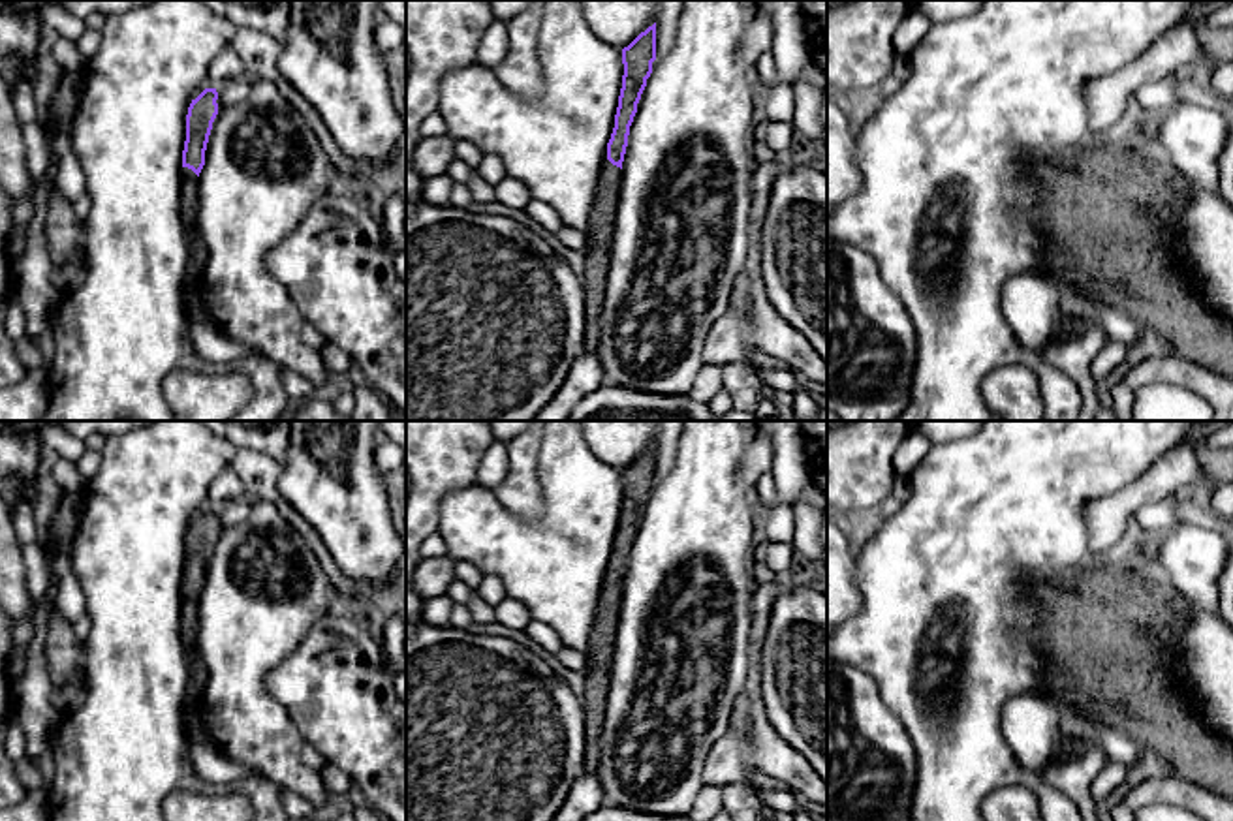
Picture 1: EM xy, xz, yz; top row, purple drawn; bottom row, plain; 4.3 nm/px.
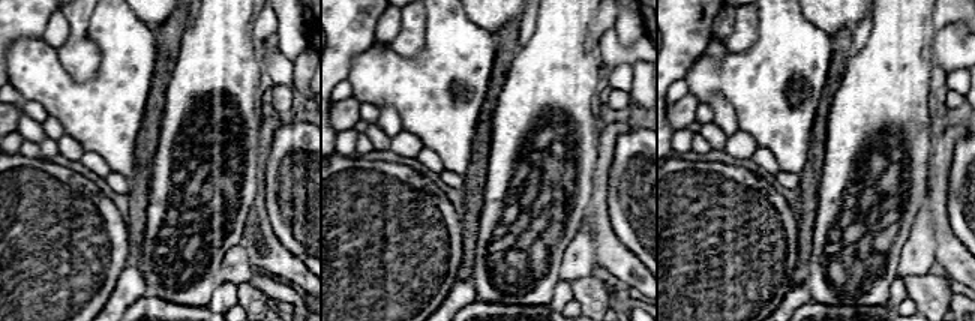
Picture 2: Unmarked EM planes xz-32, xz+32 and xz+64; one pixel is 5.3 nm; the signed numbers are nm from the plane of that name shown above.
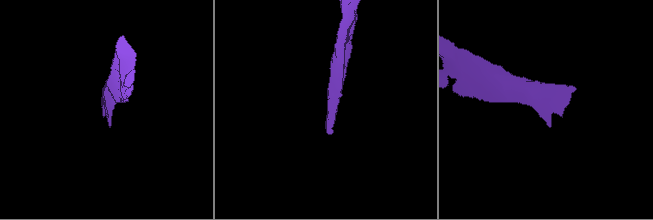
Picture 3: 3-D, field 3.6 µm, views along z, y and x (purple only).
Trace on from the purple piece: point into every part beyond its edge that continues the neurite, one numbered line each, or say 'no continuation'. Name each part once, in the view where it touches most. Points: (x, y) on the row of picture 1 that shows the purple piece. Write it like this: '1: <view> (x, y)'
1: xy (188, 196)

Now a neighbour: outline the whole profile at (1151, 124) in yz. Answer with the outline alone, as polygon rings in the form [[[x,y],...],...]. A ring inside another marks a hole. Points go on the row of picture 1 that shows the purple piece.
[[[1147,113],[1143,126],[1141,126],[1141,133],[1148,145],[1147,156],[1160,152],[1158,150],[1160,124],[1162,124],[1162,113]]]

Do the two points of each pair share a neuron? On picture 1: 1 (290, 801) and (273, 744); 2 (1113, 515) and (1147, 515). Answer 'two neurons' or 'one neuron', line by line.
1: two neurons
2: two neurons

